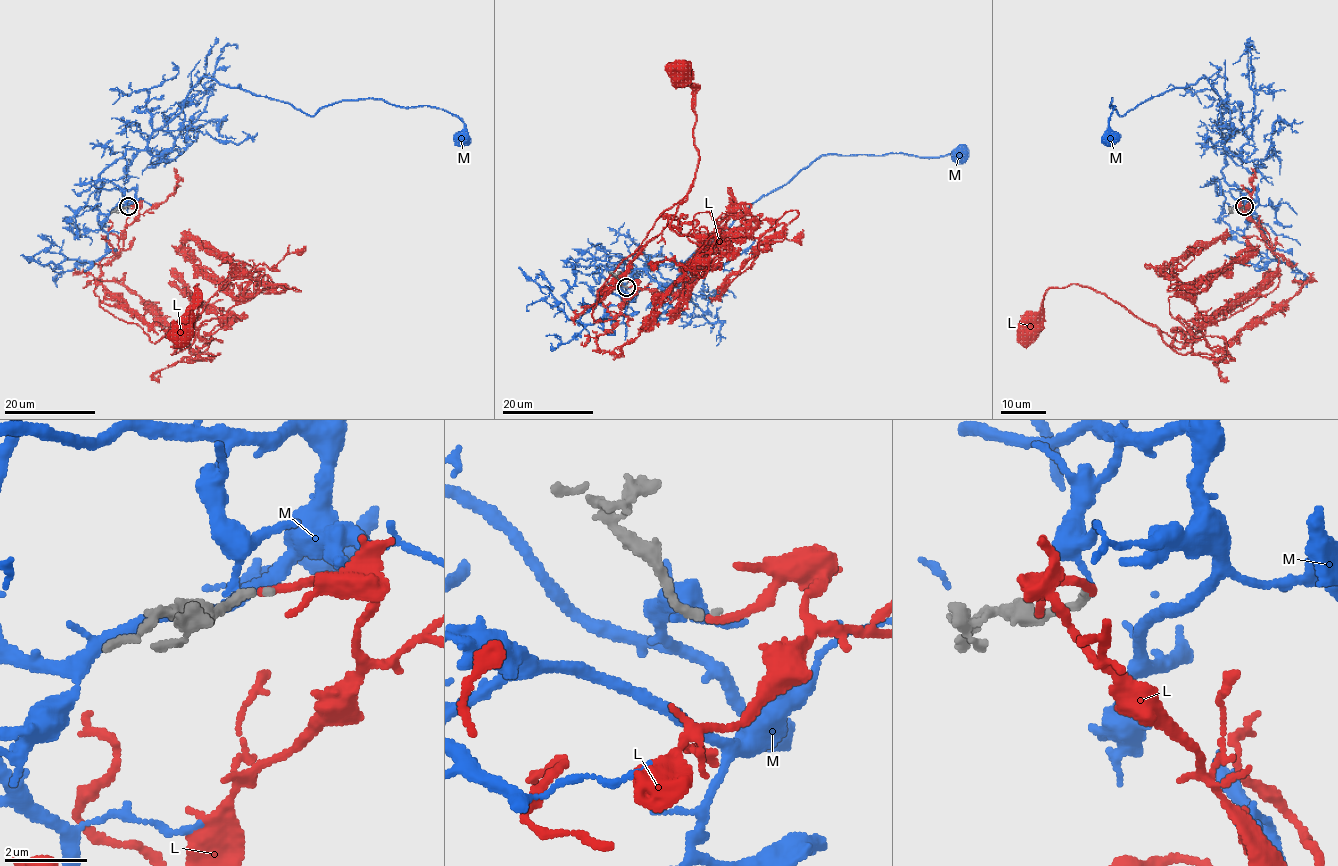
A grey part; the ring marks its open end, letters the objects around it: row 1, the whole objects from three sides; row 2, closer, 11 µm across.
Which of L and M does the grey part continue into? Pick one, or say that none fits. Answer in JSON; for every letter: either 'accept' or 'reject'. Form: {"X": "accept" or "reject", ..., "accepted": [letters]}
{"L": "accept", "M": "reject", "accepted": ["L"]}

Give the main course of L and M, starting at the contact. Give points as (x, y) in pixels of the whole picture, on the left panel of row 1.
L: (128, 206), (138, 215), (100, 262), (99, 304), (154, 342), (196, 316), (197, 283), (194, 320), (179, 331)
M: (126, 206), (122, 189), (96, 198), (100, 174), (202, 77), (309, 115), (376, 98), (438, 107), (462, 138)

